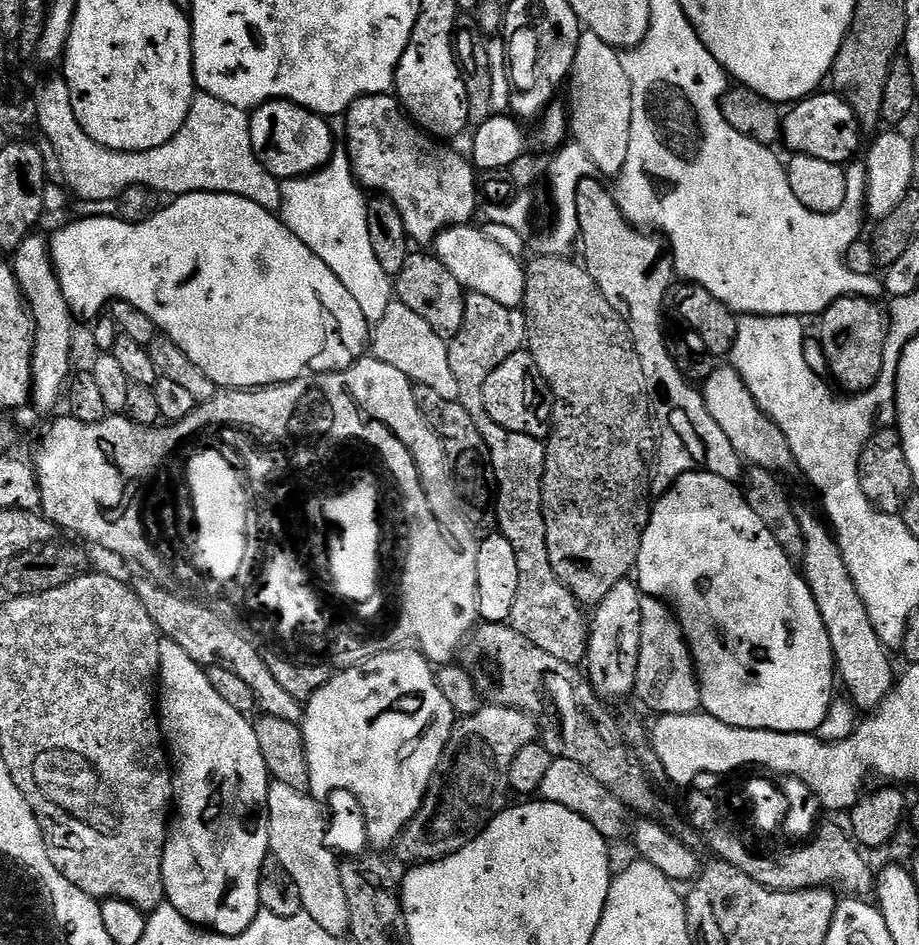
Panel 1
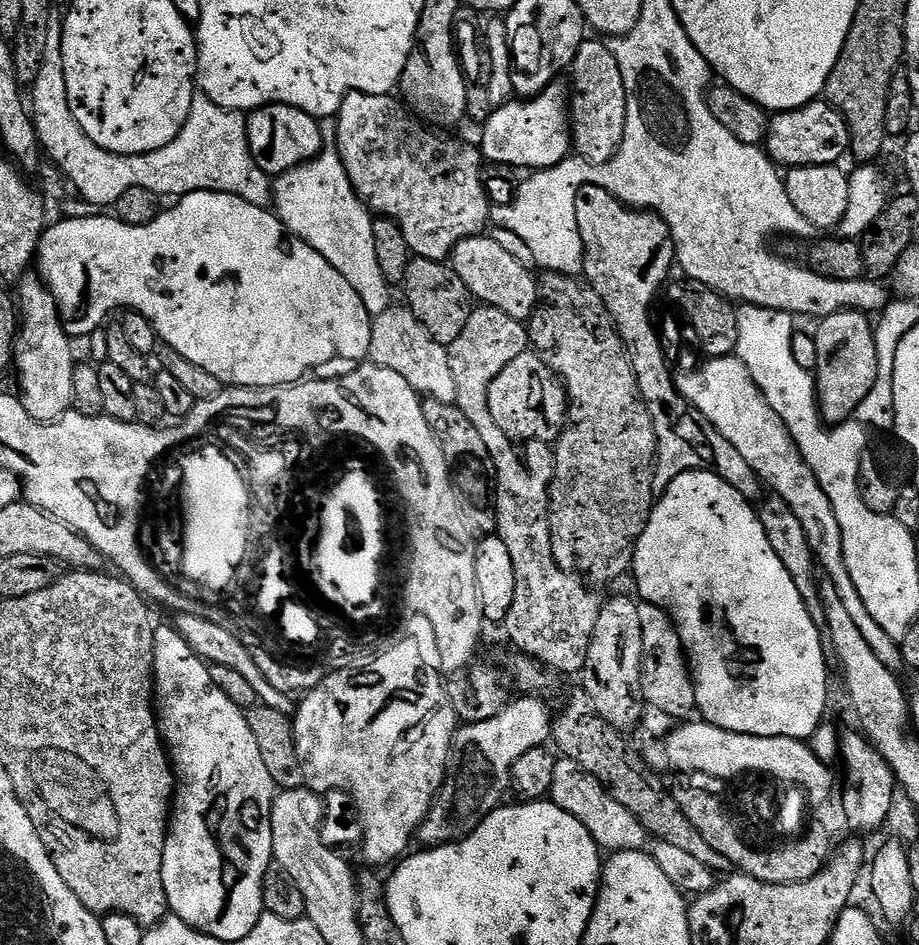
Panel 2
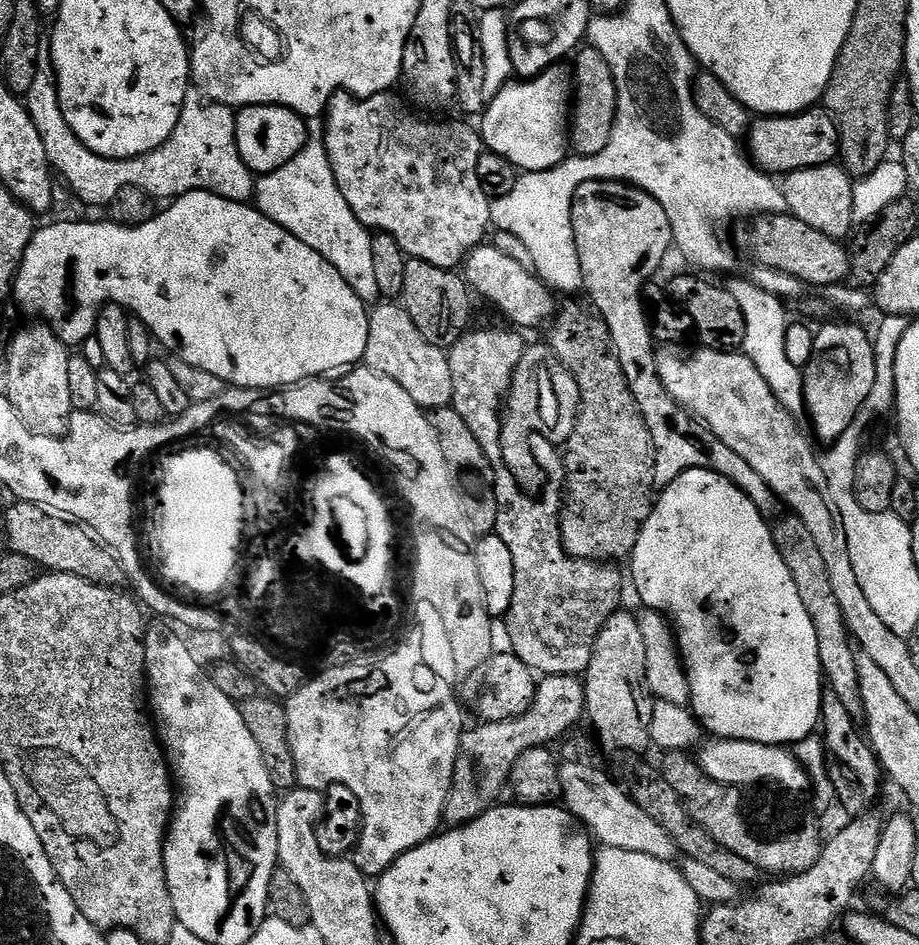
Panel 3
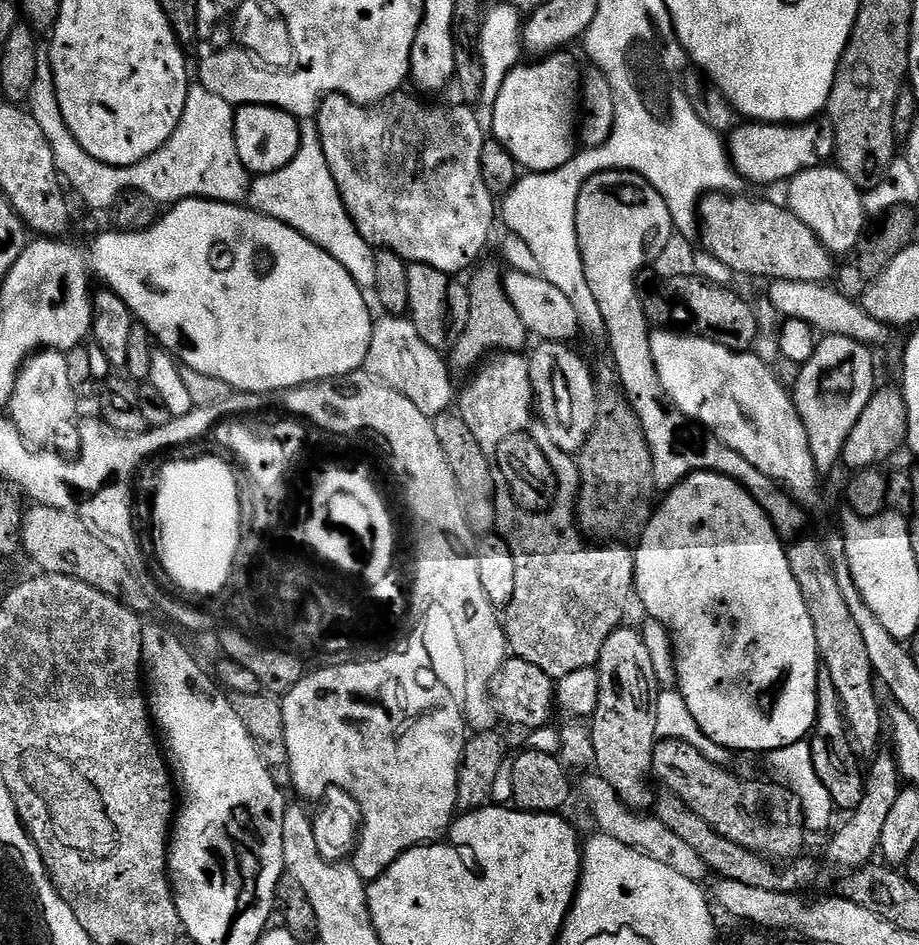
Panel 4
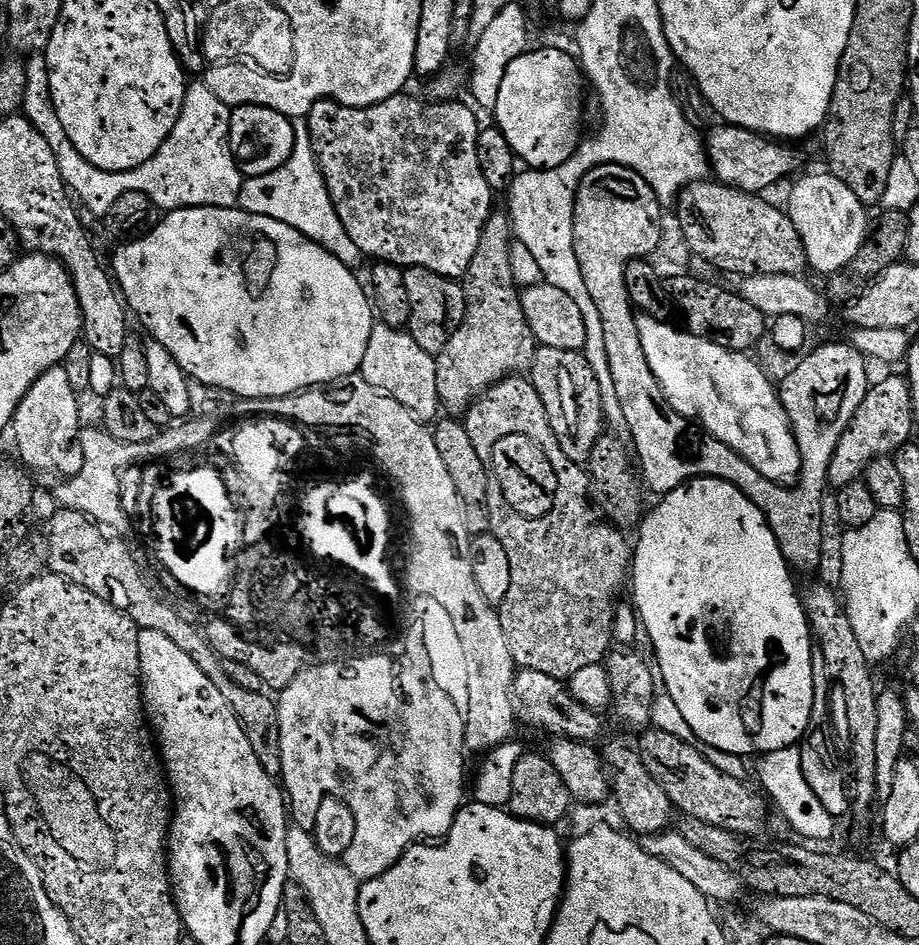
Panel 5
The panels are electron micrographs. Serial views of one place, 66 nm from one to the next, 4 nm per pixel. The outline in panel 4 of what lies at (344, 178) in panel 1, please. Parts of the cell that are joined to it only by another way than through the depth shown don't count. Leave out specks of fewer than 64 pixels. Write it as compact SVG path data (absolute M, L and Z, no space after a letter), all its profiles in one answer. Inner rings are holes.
M315 119L300 120L300 145L298 154L282 170L274 170L265 176L257 176L252 182L252 191L246 201L247 207L266 218L274 218L302 234L314 246L326 250L354 278L361 290L374 289L376 252L372 245L358 234L338 186L334 186L334 174L326 166L326 154L322 154L322 142Z

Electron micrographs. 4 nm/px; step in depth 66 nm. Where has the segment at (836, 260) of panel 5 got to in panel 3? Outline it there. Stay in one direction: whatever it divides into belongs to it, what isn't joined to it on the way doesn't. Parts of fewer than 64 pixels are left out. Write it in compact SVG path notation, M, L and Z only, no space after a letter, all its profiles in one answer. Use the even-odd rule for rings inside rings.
M835 163L789 172L782 180L784 197L788 203L787 211L806 222L806 226L814 226L814 230L822 230L822 234L843 241L854 232L853 183L853 177Z

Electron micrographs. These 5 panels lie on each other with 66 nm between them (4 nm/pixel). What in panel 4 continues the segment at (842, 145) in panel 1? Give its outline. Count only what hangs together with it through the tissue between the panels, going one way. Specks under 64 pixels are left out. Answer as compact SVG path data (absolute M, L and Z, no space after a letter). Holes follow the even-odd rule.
M827 118L801 120L791 124L740 122L726 136L732 168L741 181L752 184L780 184L808 168L827 165L836 155L835 126Z

